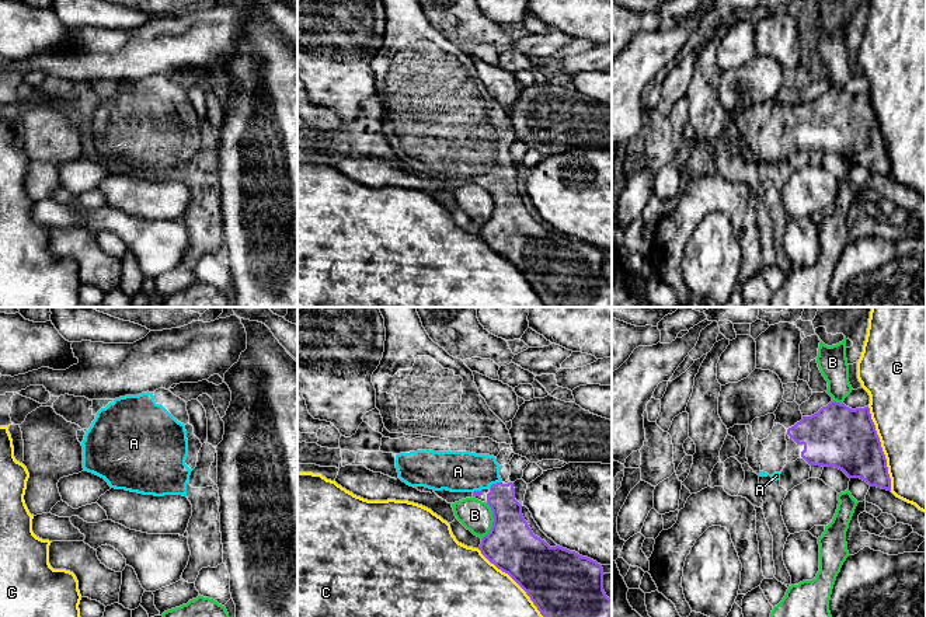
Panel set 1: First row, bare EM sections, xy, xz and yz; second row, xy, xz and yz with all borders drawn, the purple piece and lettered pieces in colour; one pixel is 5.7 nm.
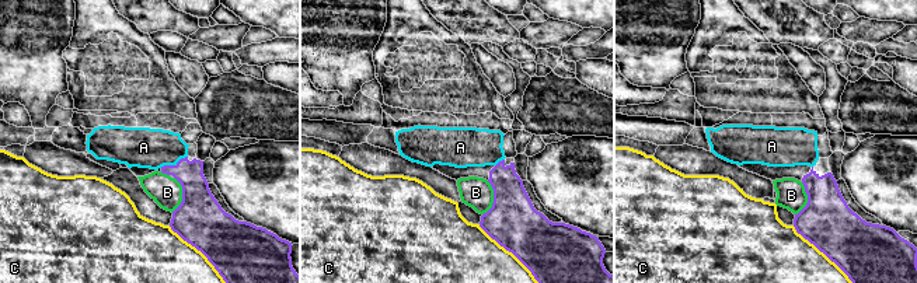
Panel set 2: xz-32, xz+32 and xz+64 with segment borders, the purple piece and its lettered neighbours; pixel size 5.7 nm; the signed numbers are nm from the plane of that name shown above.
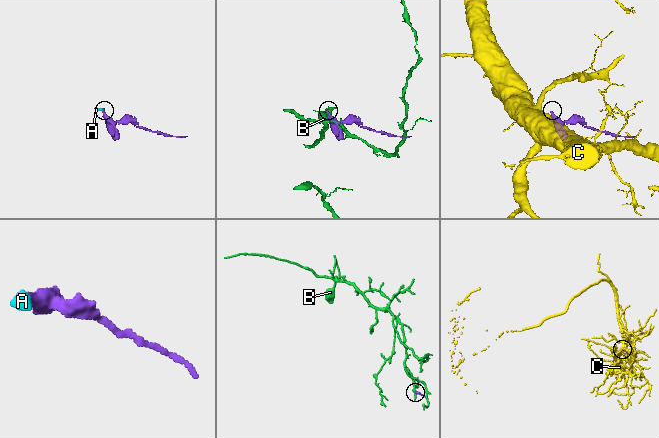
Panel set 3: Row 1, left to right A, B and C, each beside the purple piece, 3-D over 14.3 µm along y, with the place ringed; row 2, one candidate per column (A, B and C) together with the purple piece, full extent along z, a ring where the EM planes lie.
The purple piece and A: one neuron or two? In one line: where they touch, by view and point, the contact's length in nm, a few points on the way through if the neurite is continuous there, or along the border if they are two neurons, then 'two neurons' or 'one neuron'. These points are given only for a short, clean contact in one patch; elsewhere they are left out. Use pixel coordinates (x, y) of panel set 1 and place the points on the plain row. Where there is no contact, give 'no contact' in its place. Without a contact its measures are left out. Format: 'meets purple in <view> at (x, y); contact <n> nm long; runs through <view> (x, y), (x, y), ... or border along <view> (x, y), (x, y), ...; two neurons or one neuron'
meets purple in xz at (494, 170); contact 80 nm long; runs through xz (510, 211), (501, 181), (494, 170), (481, 157), (458, 157); one neuron

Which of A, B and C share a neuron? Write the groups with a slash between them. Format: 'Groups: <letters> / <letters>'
Groups: A / B / C

